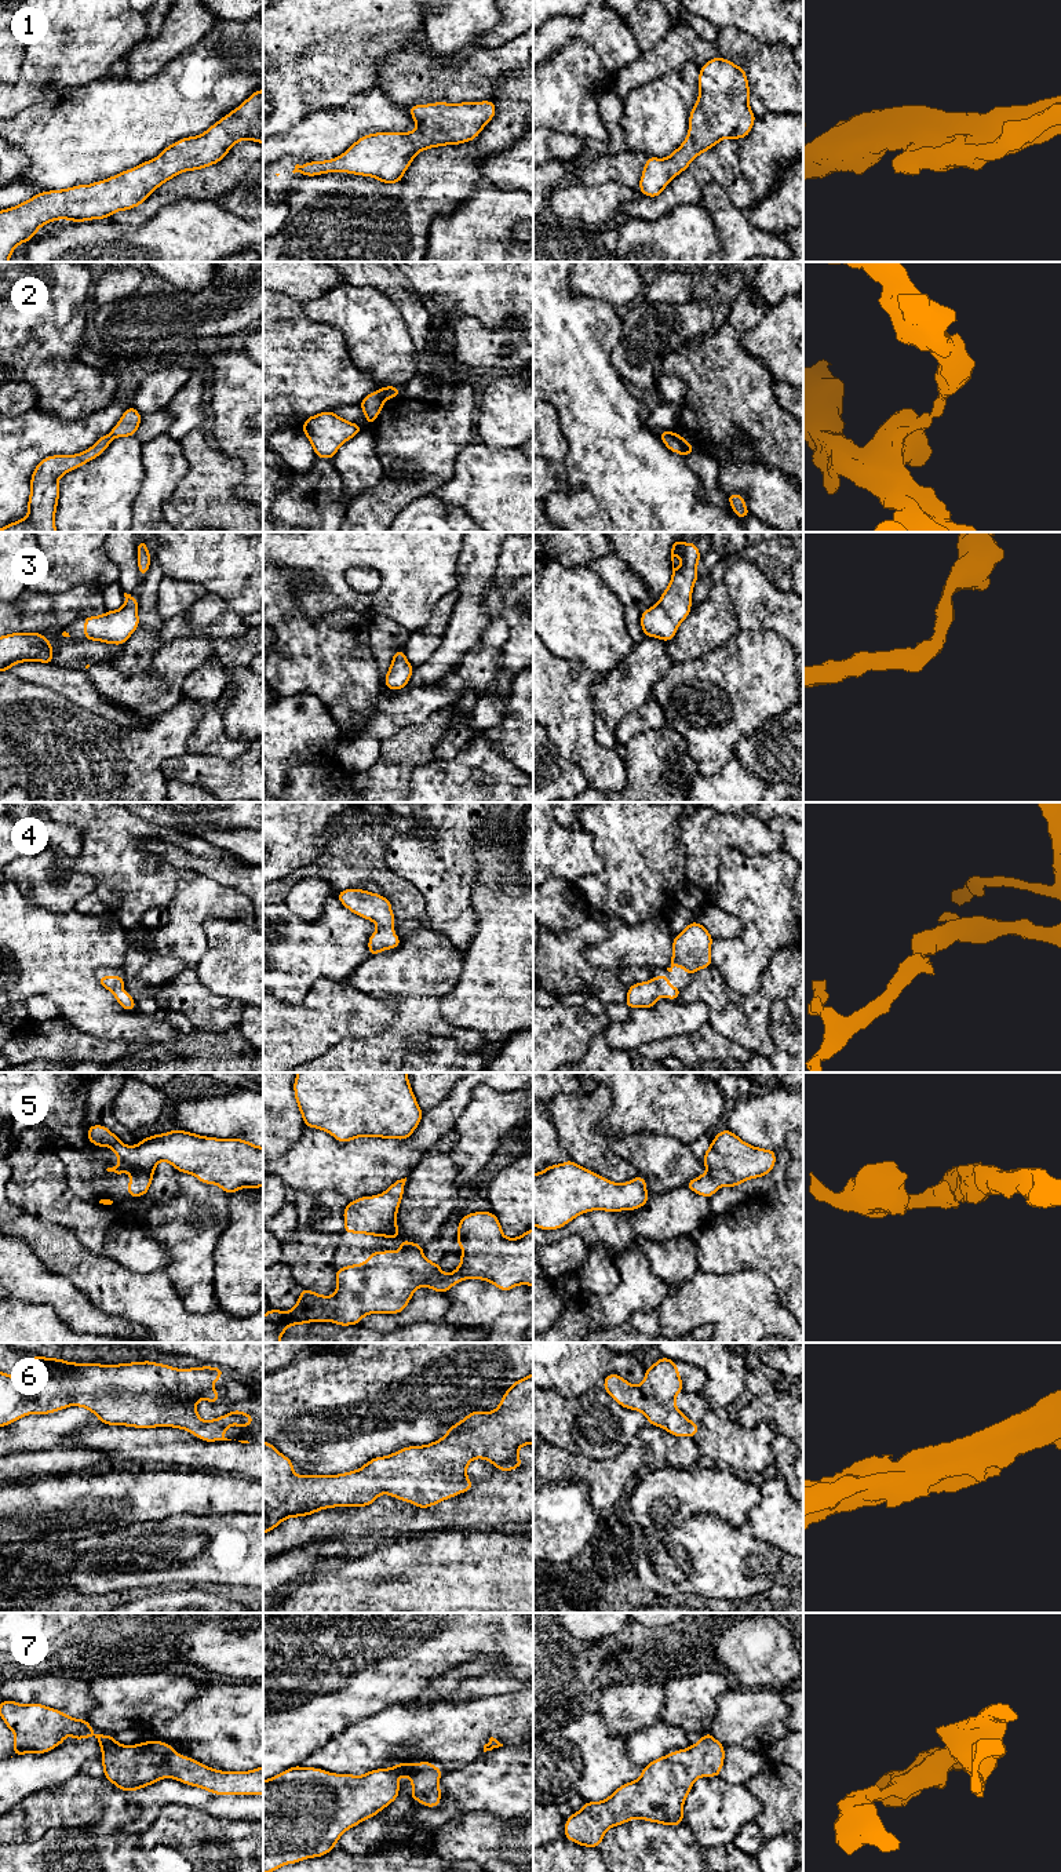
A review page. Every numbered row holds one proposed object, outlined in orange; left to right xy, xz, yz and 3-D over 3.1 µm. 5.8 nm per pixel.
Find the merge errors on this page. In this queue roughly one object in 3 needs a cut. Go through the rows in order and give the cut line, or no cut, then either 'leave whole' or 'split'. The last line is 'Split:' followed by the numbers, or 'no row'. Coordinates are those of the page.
1: no cut; leave whole
2: cut in xz along (379, 389), (386, 397); split
3: no cut; leave whole
4: no cut; leave whole
5: no cut; leave whole
6: no cut; leave whole
7: no cut; leave whole
Split: 2

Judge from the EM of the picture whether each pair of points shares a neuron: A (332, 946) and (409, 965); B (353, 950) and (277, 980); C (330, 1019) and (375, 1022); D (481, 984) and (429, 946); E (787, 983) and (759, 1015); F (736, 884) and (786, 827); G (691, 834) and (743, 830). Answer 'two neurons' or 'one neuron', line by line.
A: two neurons
B: one neuron
C: one neuron
D: two neurons
E: one neuron
F: two neurons
G: one neuron

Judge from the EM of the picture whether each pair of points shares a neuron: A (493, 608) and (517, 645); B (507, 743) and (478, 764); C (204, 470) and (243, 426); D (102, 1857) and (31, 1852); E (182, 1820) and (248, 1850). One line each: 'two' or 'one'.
A: one
B: two
C: two
D: one
E: one

